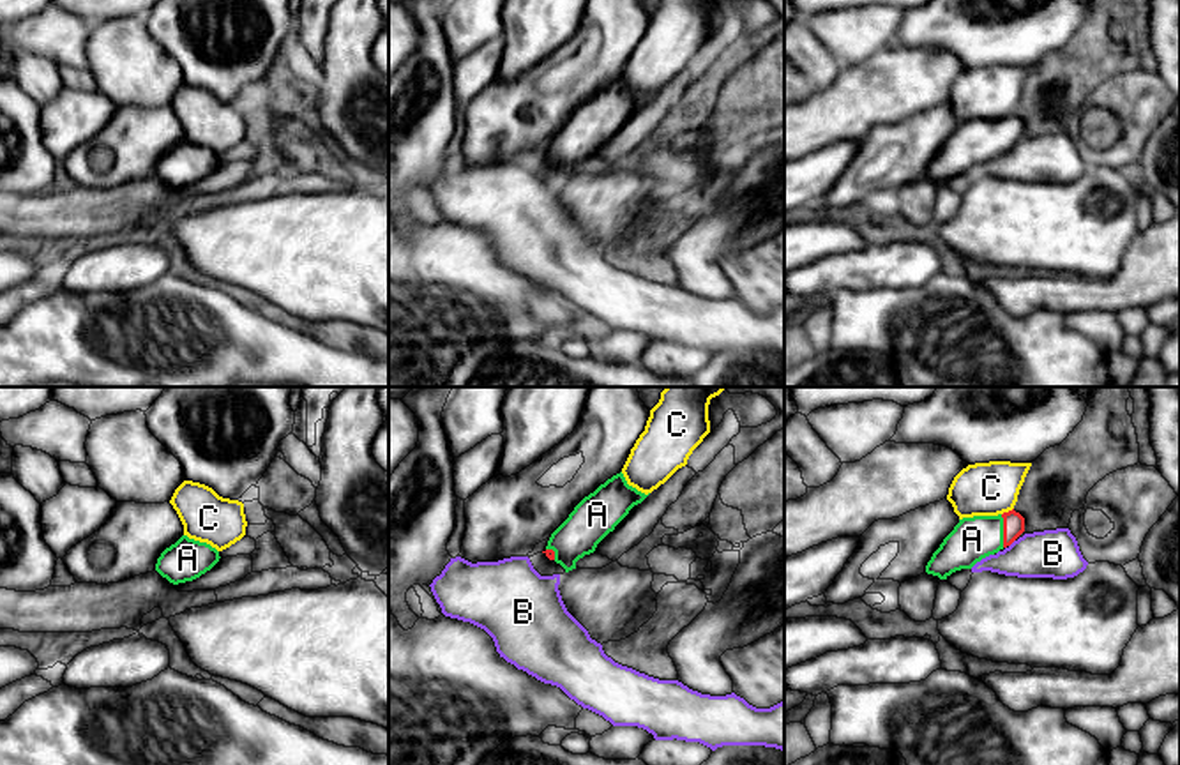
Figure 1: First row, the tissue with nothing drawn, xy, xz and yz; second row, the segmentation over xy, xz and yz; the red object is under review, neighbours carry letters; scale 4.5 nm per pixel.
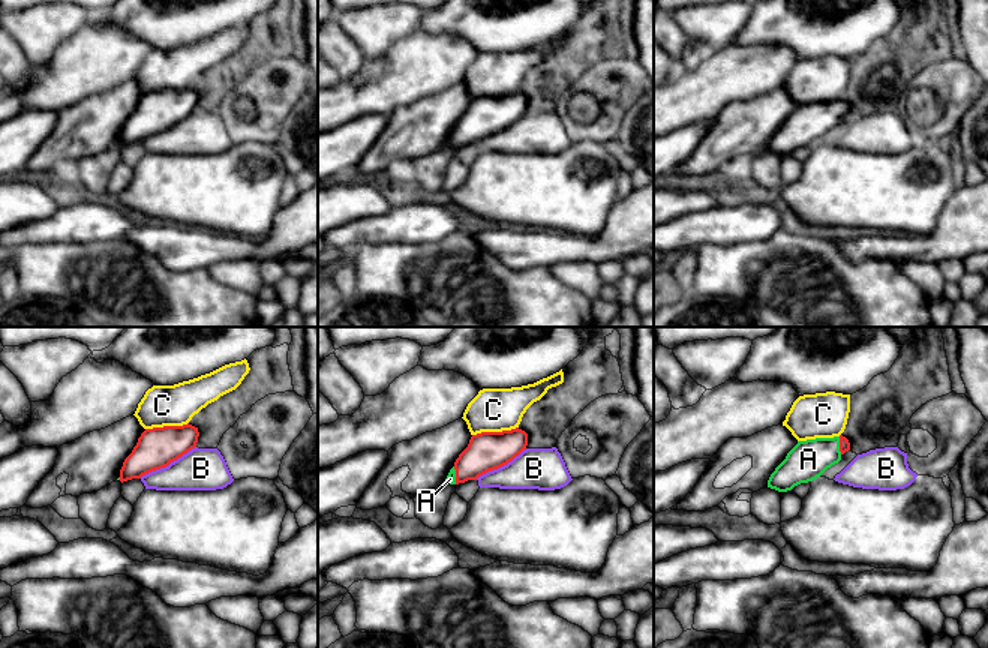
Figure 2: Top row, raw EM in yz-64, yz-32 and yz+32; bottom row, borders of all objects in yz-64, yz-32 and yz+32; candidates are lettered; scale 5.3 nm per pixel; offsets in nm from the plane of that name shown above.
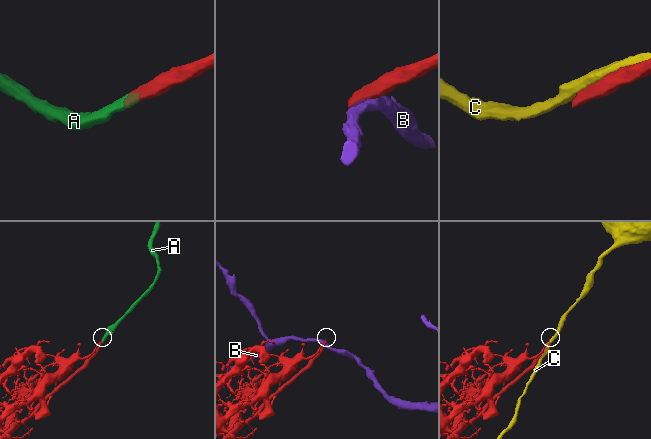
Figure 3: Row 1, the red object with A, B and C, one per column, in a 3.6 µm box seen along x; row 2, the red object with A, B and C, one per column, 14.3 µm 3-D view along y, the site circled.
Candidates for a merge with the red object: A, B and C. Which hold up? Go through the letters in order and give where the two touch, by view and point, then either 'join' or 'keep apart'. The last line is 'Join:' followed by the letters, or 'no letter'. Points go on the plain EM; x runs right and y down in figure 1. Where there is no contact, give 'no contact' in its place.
A: yz (1004, 135) | join
B: yz (1013, 145) | keep apart
C: yz (1009, 115) | keep apart
Join: A

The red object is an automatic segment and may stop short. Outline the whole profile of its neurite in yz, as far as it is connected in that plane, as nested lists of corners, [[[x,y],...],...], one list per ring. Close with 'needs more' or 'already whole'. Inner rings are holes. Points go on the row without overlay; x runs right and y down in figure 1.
[[[1014,113],[998,120],[963,122],[933,157],[926,177],[947,184],[1010,150],[1023,136],[1025,122]]]; needs more

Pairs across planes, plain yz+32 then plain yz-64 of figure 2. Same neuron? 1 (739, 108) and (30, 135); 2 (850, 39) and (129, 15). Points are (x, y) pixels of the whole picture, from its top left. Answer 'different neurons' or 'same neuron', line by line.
1: different neurons
2: same neuron

